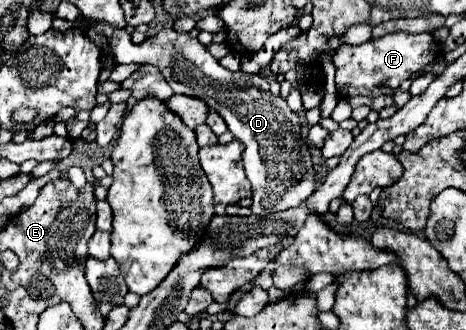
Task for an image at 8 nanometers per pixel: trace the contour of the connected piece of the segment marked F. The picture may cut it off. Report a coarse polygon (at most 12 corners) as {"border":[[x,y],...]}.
{"border":[[432,34],[342,44],[340,98],[380,96],[436,60]]}

